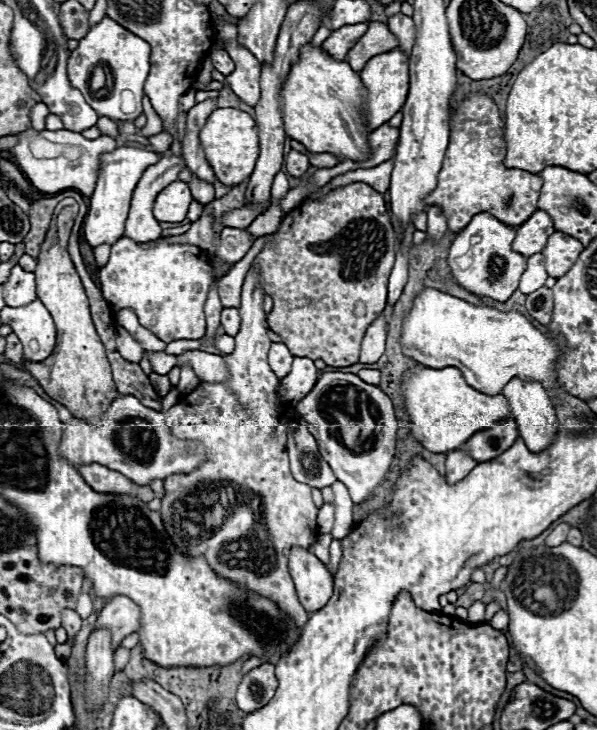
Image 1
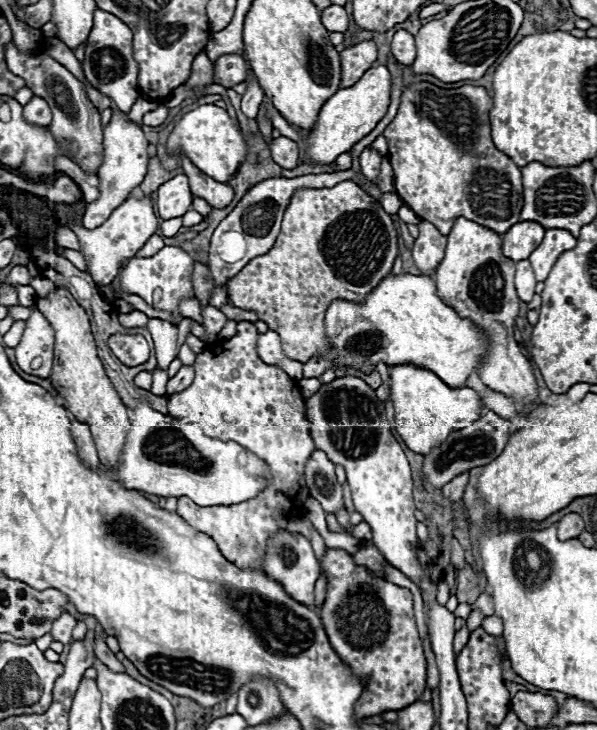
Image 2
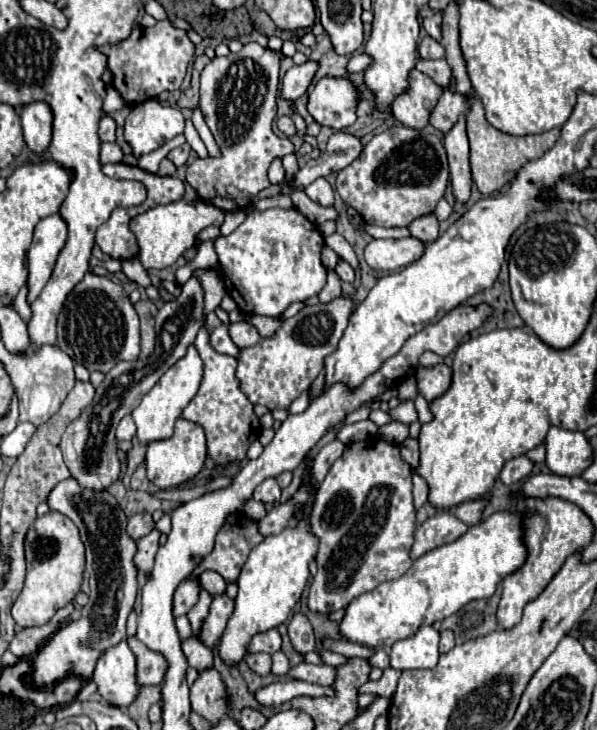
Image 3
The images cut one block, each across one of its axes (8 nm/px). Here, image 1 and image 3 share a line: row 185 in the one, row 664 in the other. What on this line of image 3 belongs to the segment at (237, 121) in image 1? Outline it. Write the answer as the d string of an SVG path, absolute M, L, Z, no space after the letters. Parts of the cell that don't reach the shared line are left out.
M306 512L298 514L300 524L296 528L288 528L276 536L266 536L248 556L246 564L242 566L240 578L238 578L238 596L236 596L236 608L232 618L228 620L228 626L220 638L218 652L226 666L240 664L248 654L250 640L264 632L278 628L294 606L298 604L302 590L308 584L308 564L316 556L318 542L312 538L312 532L308 530L308 522L304 518Z

